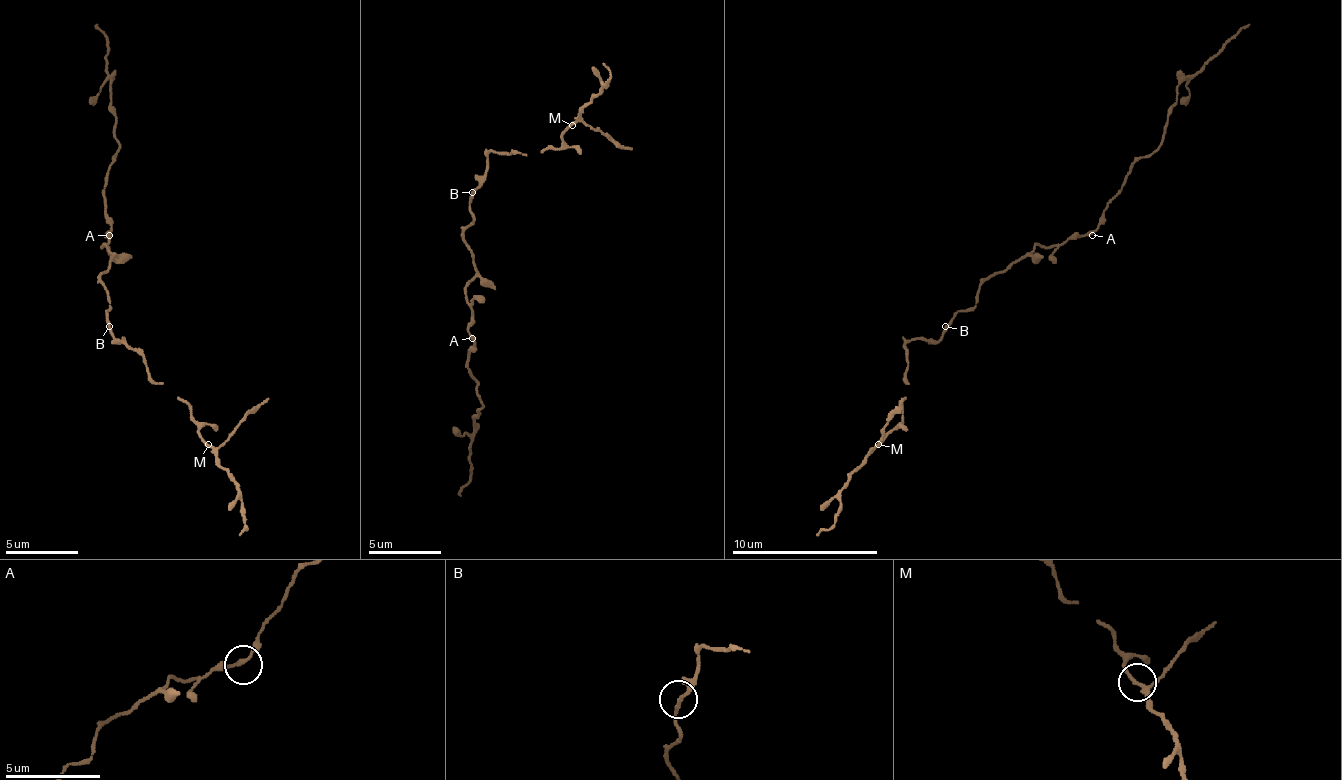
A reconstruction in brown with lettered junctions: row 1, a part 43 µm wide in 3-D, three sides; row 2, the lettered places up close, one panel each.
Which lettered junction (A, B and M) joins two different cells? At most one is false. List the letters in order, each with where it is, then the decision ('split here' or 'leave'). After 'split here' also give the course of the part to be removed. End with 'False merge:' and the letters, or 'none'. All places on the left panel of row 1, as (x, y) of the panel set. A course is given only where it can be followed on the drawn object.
A: at (109, 235); leave
B: at (109, 326); leave
M: at (208, 444); leave
False merge: none

